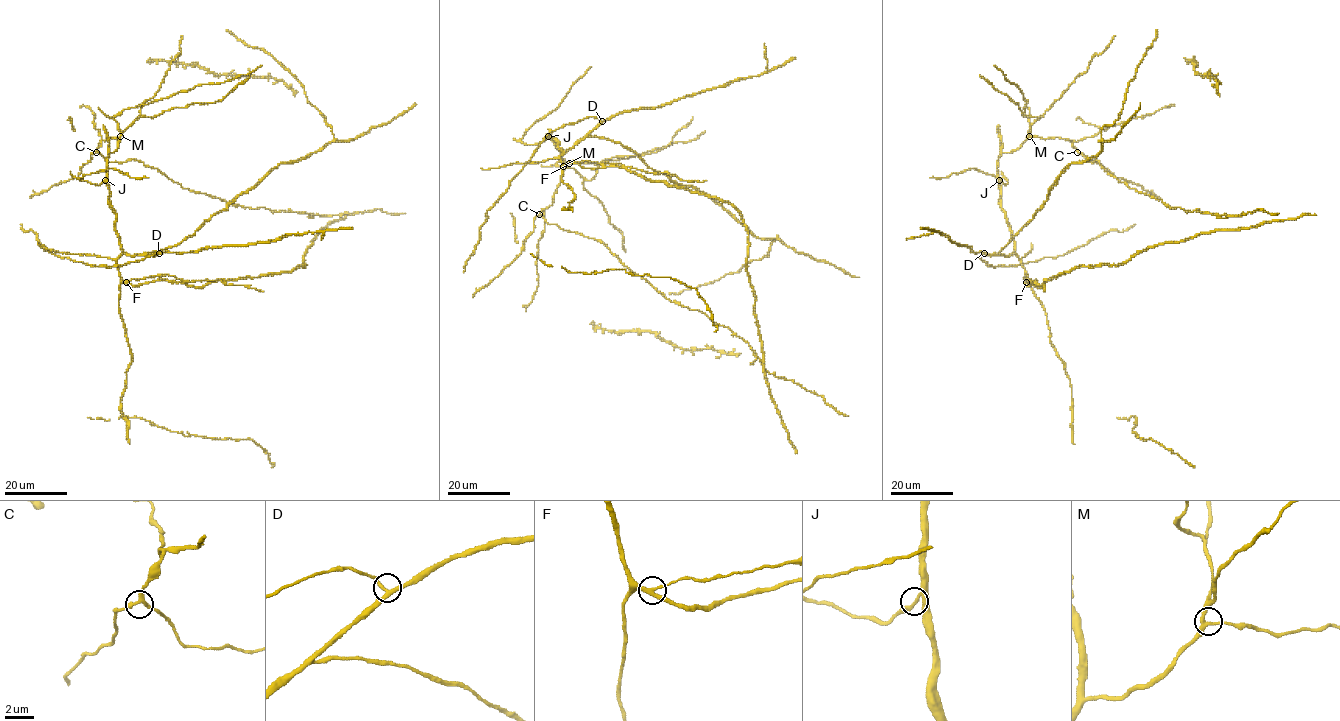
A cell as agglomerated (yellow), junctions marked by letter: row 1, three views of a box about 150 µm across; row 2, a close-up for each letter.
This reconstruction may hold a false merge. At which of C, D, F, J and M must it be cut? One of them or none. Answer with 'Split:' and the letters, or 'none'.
Split: F

